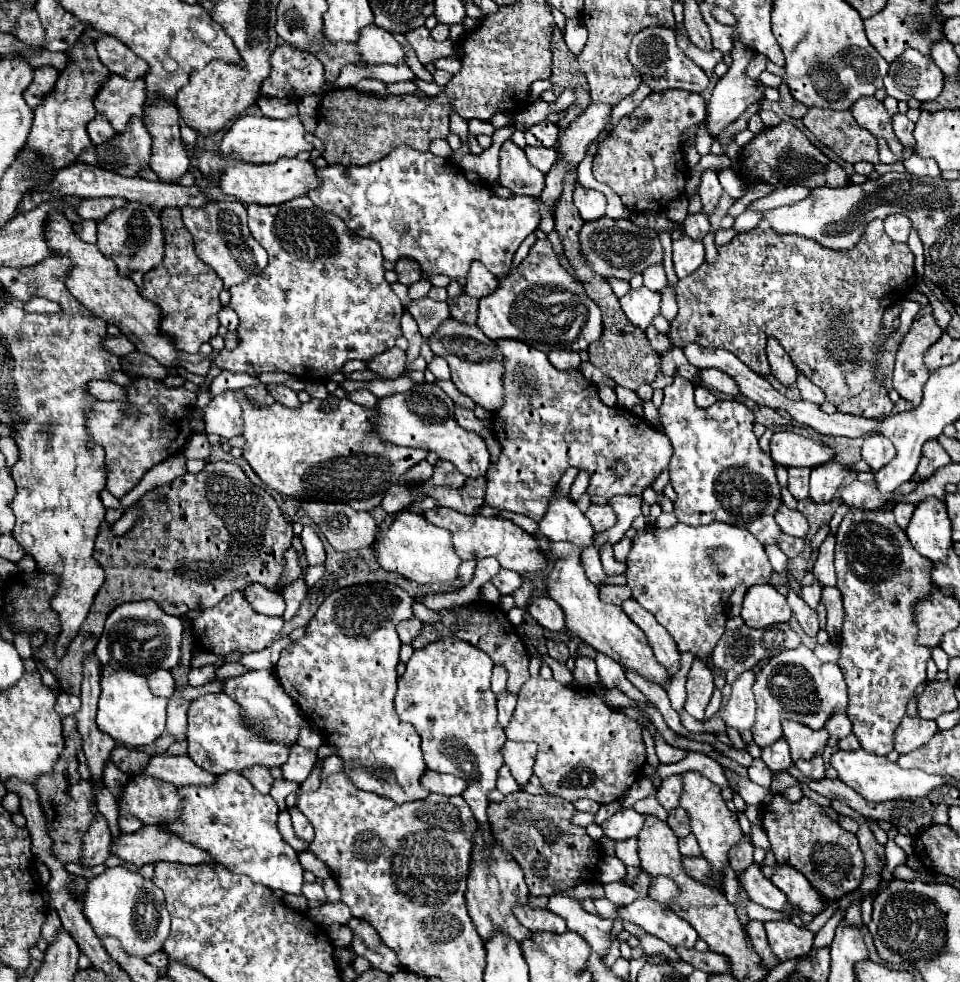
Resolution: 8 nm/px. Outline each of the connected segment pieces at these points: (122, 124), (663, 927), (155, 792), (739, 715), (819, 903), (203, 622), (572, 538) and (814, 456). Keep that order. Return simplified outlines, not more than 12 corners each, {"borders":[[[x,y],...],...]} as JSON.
{"borders":[[[110,76],[94,100],[116,132],[142,118],[146,82]],[[650,896],[616,908],[594,900],[604,918],[622,918],[670,946],[694,948],[696,930]],[[138,774],[120,802],[144,825],[176,818],[174,784]],[[754,672],[732,684],[732,696],[718,716],[738,732],[756,718]],[[776,866],[772,882],[788,904],[816,916],[826,900],[792,866]],[[240,592],[192,620],[196,644],[226,656],[264,650],[282,618],[254,614]],[[552,496],[540,536],[594,544],[596,532],[568,496]],[[776,432],[770,456],[786,468],[816,468],[836,452],[800,434]]]}

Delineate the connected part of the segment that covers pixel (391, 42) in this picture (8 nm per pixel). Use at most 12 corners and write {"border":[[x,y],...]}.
{"border":[[374,24],[360,30],[362,62],[398,64],[404,48]]}

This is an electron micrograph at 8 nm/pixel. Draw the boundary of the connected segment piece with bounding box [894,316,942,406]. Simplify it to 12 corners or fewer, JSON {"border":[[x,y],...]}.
{"border":[[916,318],[896,352],[894,390],[914,406],[930,376],[924,354],[942,330]]}

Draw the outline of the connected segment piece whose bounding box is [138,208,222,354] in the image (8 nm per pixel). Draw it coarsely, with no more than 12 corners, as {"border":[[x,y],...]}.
{"border":[[178,208],[160,212],[166,256],[138,292],[160,332],[198,352],[218,332],[222,280]]}

